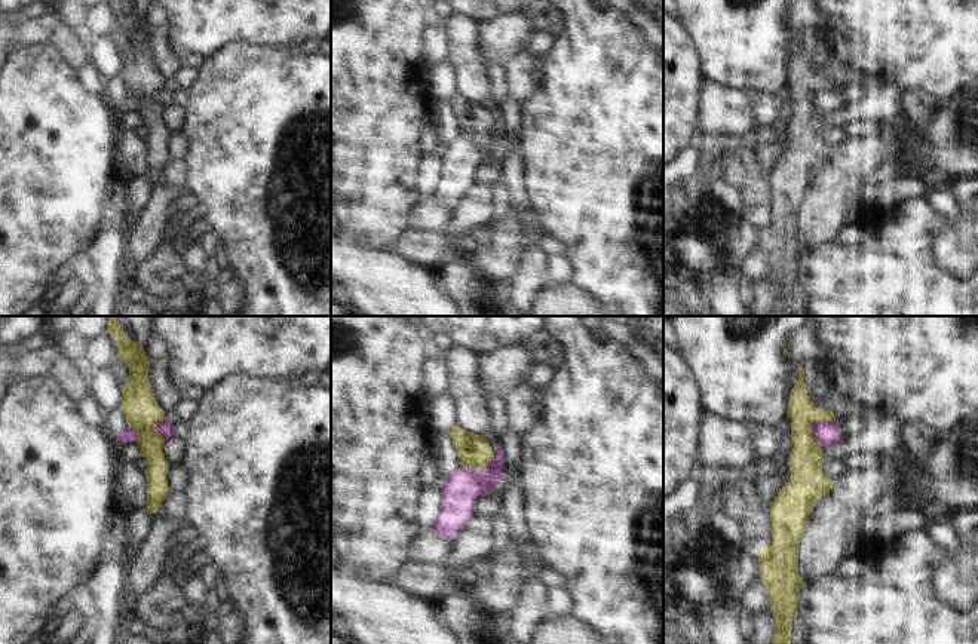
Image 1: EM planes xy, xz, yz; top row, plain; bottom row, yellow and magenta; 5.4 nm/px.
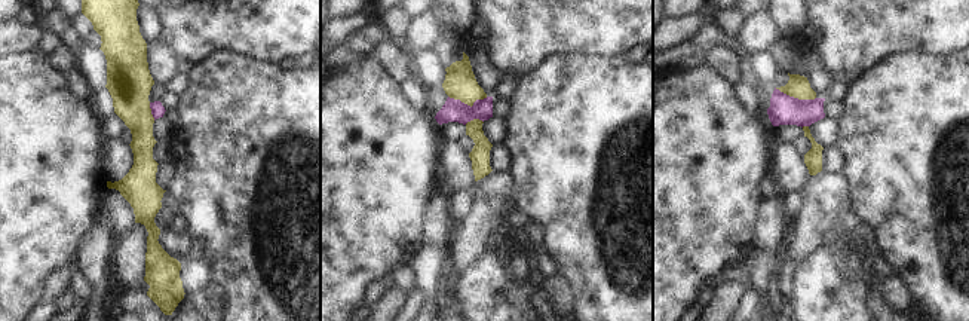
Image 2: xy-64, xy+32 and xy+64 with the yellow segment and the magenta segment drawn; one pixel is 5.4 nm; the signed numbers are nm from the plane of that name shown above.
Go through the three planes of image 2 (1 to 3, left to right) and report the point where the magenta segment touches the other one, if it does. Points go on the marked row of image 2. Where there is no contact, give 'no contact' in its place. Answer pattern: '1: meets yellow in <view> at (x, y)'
1: meets yellow in xy-64 at (150, 112)
2: meets yellow in xy+32 at (468, 104)
3: meets yellow in xy+64 at (796, 97)

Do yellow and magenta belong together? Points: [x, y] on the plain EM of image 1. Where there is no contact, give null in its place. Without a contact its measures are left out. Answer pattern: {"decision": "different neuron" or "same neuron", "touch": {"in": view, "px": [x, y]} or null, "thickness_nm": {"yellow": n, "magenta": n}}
{"decision": "different neuron", "touch": {"in": "yz", "px": [812, 89]}, "thickness_nm": {"yellow": 180, "magenta": 130}}

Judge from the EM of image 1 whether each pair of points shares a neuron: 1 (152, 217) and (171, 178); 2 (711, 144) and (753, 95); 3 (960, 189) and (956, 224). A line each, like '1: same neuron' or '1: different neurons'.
1: same neuron
2: different neurons
3: different neurons

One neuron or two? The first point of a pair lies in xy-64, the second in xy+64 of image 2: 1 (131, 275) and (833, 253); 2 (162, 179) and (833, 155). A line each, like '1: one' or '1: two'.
1: two
2: two

